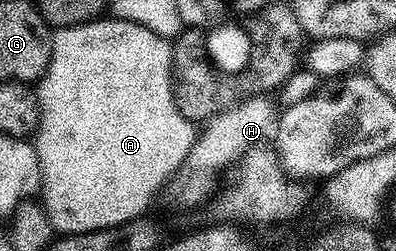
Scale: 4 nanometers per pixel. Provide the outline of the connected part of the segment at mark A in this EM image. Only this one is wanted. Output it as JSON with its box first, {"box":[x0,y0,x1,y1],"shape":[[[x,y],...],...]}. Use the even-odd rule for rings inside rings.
{"box":[34,16,198,235],"shape":[[[101,16],[95,22],[56,30],[52,34],[52,55],[44,74],[38,79],[34,93],[36,104],[40,108],[40,122],[34,131],[38,186],[40,182],[40,190],[44,193],[42,207],[48,221],[51,222],[53,231],[61,235],[90,234],[95,230],[121,226],[123,222],[131,222],[132,219],[141,217],[145,213],[144,209],[154,202],[164,183],[180,167],[198,133],[197,127],[178,112],[178,104],[172,95],[172,48],[169,39],[150,32],[150,28],[142,28],[142,24],[134,24],[121,18]]]}

